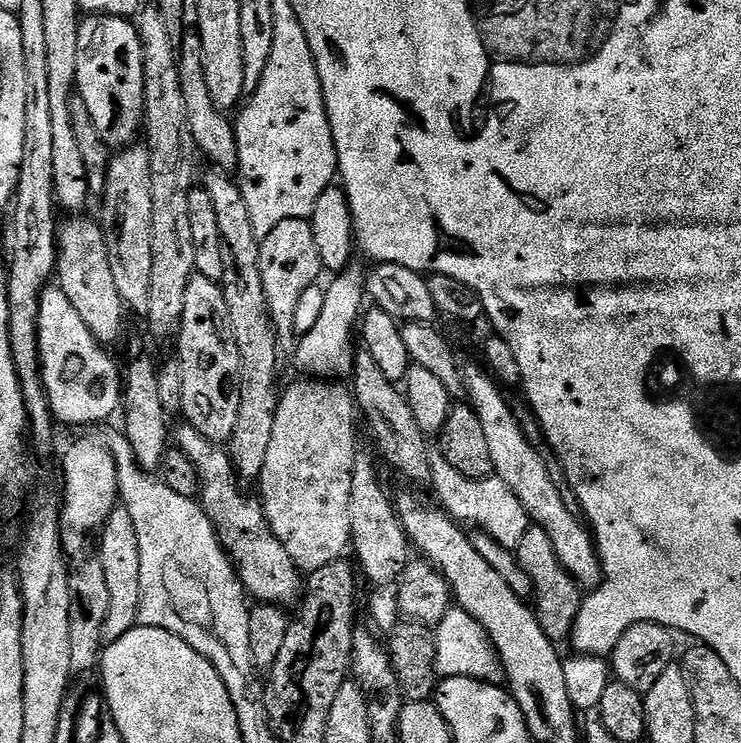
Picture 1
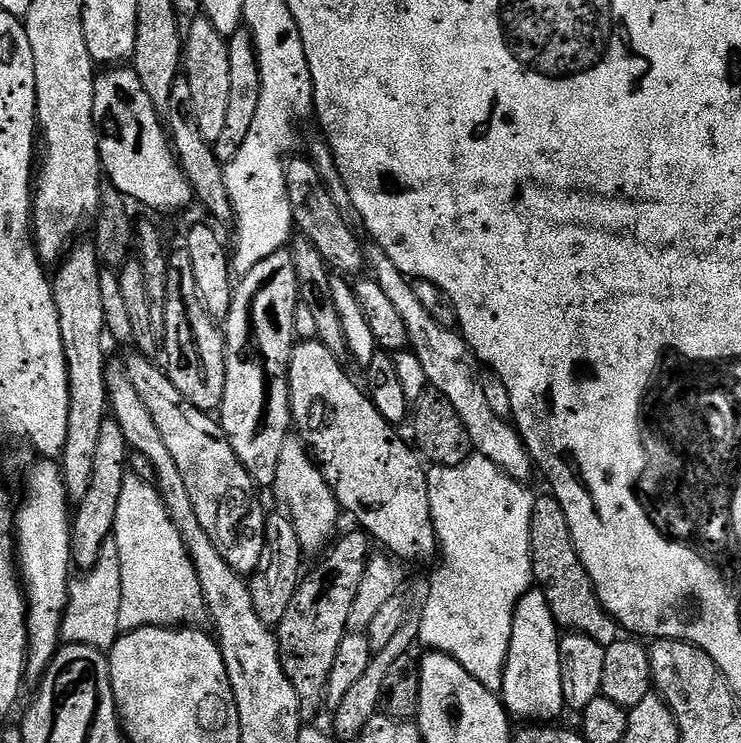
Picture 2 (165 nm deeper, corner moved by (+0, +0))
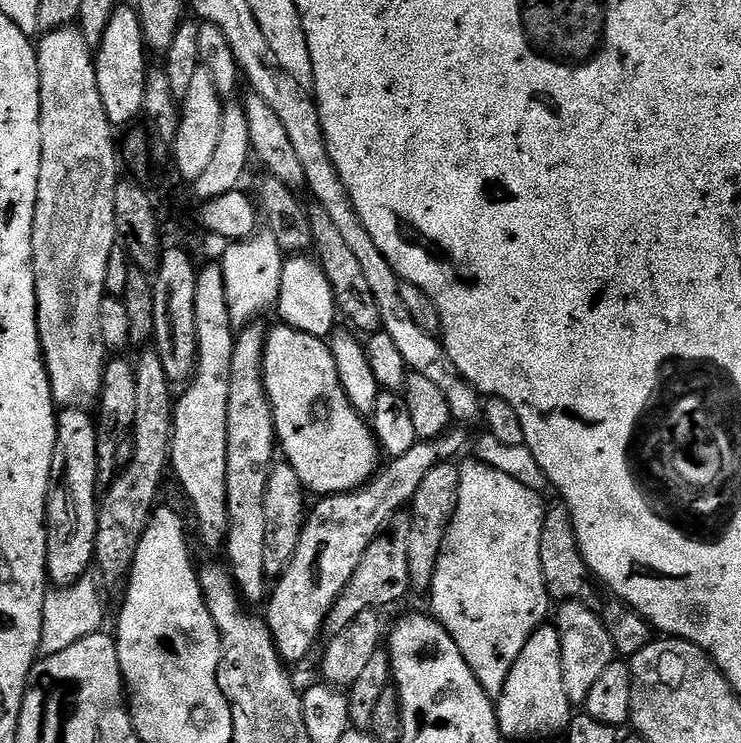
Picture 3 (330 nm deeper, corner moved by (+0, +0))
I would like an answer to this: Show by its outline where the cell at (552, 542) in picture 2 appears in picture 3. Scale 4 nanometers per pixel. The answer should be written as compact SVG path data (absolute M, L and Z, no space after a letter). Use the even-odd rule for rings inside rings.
M563 506L549 507L542 522L542 574L548 587L549 597L556 602L577 600L586 606L606 626L616 648L617 657L631 658L638 654L654 639L654 629L644 617L639 616L623 600L619 600L613 592L601 586L588 568L584 555L576 541L576 531L572 525L572 513Z

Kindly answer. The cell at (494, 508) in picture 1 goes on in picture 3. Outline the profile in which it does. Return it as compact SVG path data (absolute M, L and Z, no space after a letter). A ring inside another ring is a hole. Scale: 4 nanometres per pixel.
M475 458L461 463L459 469L458 506L432 579L430 612L448 631L450 638L454 638L458 650L462 650L462 658L466 658L466 666L470 666L482 690L486 690L495 702L506 686L506 678L510 678L514 662L518 662L518 654L522 654L522 646L526 646L530 634L549 619L550 597L542 574L540 553L546 503L545 497L530 490L530 486L522 486L522 482L510 478L510 474L502 474L502 470L494 470L494 466L486 466Z

